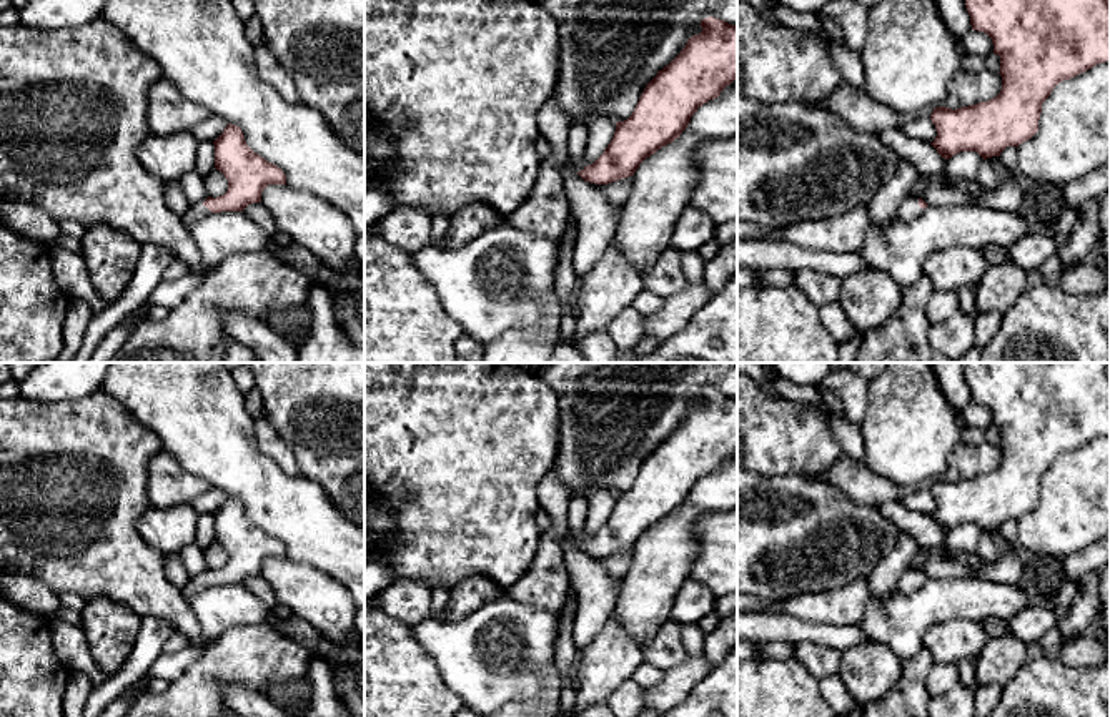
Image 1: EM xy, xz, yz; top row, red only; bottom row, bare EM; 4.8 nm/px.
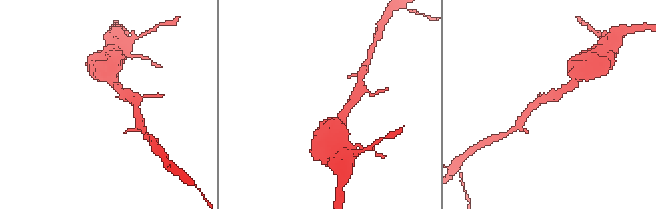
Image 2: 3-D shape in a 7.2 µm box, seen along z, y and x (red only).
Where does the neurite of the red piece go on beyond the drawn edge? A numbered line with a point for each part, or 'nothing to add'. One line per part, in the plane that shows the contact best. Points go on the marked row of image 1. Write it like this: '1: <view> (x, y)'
1: yz (911, 210)

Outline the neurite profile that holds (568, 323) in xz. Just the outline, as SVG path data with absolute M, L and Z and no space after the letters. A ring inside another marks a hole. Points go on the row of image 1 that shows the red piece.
M564 311L561 326L559 326L559 341L569 343L574 336L574 328L576 328L576 314L571 311Z

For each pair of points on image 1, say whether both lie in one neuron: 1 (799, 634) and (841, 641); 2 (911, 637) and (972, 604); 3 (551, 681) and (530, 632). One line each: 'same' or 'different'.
1: same
2: same
3: different

